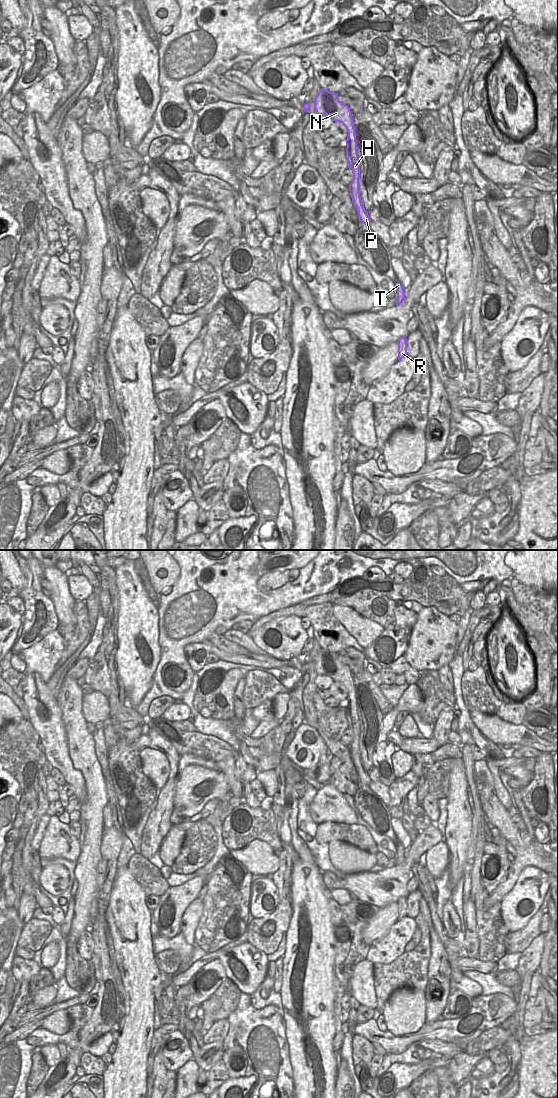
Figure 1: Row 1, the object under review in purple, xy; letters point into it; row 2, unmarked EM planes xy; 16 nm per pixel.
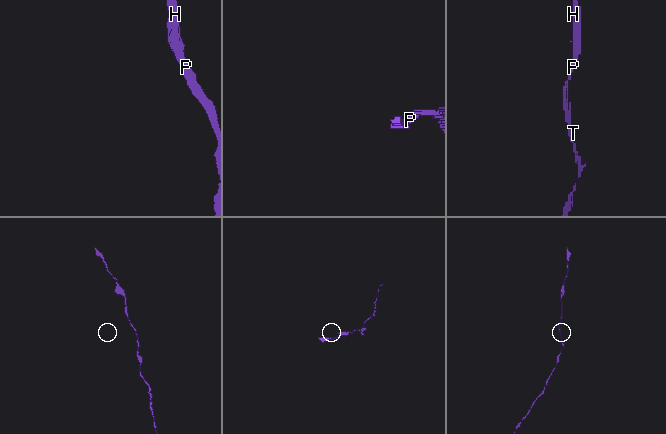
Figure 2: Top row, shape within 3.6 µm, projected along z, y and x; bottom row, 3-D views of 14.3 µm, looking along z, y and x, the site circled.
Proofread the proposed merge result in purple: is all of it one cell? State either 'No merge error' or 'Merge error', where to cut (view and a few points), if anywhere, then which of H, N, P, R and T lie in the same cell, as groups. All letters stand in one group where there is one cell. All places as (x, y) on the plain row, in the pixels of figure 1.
No merge error. No split. Groups: H N P R T

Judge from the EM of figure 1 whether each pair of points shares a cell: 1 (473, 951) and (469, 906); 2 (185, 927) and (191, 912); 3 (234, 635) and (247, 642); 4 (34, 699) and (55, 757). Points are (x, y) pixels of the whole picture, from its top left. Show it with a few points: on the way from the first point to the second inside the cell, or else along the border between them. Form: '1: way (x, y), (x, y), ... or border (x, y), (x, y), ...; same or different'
1: way (471, 940), (469, 917); same
2: way (189, 923), (191, 916); same
3: way (237, 637), (244, 640); same
4: way (37, 713), (50, 727), (55, 743); same

